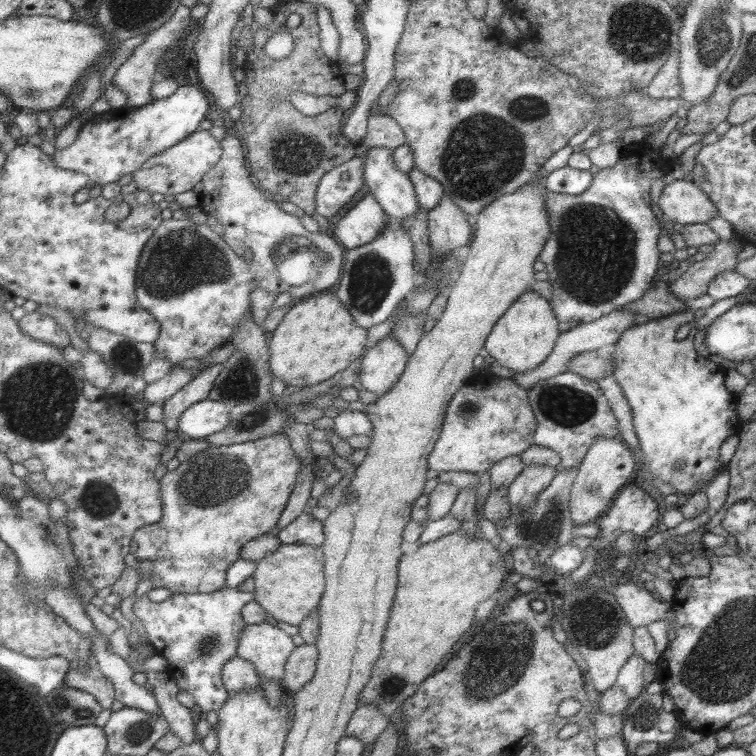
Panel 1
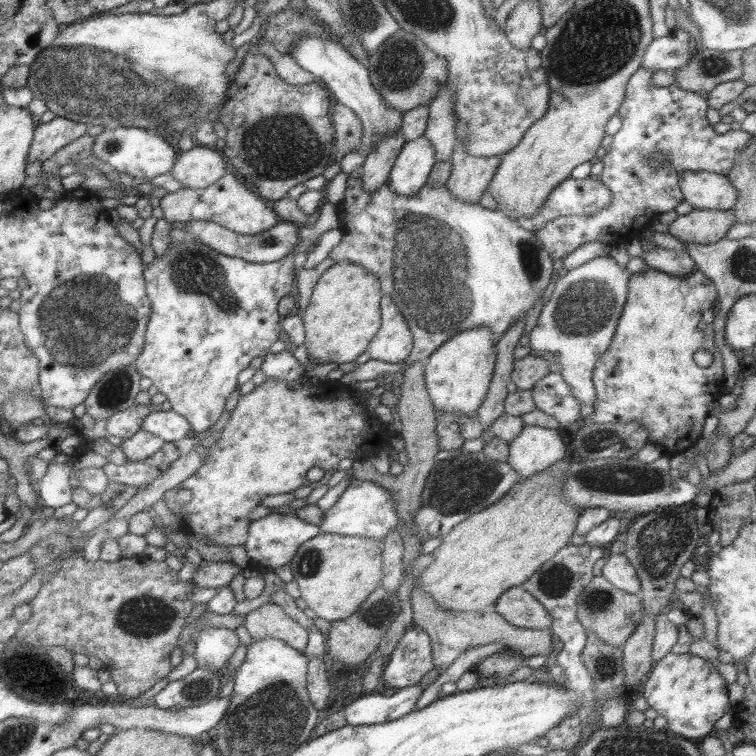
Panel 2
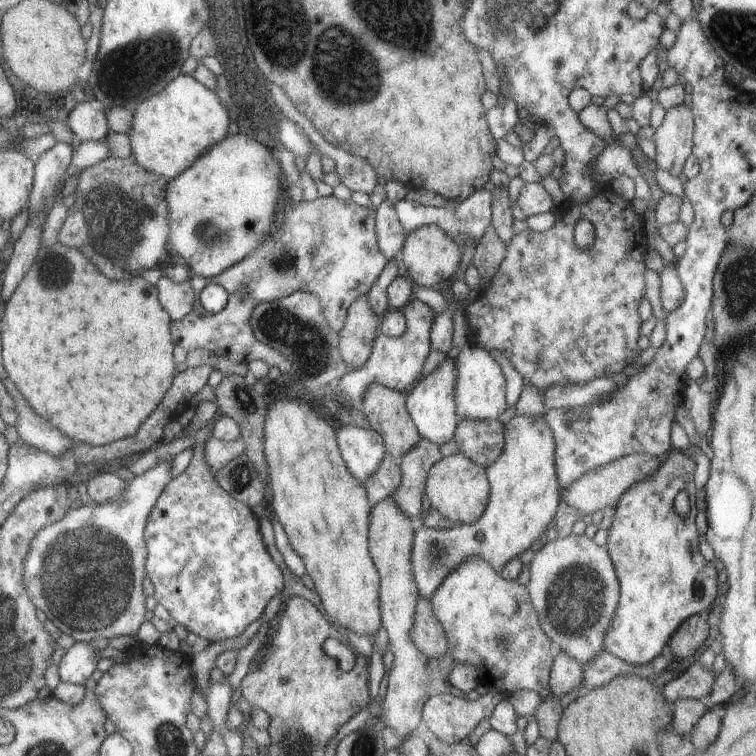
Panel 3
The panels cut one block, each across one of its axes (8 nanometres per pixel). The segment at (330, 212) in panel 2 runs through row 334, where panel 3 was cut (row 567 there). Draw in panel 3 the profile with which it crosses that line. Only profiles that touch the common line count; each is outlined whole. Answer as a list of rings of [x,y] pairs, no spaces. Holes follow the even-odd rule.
[[[198,444],[198,446],[193,448],[192,460],[188,468],[185,468],[184,472],[181,472],[177,477],[172,478],[160,493],[156,504],[148,515],[144,538],[148,553],[145,569],[148,578],[150,578],[155,588],[154,598],[168,610],[170,616],[176,622],[182,624],[189,632],[198,634],[198,636],[202,636],[202,638],[206,638],[206,640],[210,640],[212,643],[241,636],[249,624],[252,624],[252,622],[258,620],[264,614],[266,604],[284,588],[282,570],[280,570],[272,556],[268,553],[264,540],[262,540],[262,535],[260,535],[259,517],[247,504],[236,500],[229,492],[226,492],[217,480],[213,478],[212,471],[204,460],[203,444]]]

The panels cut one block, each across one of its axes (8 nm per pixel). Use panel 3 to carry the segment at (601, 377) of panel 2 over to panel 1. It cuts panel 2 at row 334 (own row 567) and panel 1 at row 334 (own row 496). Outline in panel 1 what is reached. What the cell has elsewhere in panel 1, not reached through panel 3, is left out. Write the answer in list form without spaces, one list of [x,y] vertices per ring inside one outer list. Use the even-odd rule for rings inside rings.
[[[690,308],[659,319],[644,319],[621,332],[620,338],[615,342],[616,352],[611,354],[615,364],[612,375],[630,405],[633,427],[640,441],[640,470],[648,470],[658,480],[667,482],[671,490],[683,499],[693,494],[698,482],[710,482],[714,478],[713,474],[722,470],[725,465],[722,462],[720,465],[718,459],[720,446],[726,438],[738,434],[743,423],[737,413],[739,395],[726,389],[723,367],[698,354],[694,347],[694,336],[699,329],[698,321]],[[683,324],[690,324],[690,333],[683,340],[677,340],[676,331]],[[678,460],[685,464],[679,471],[674,469]]]

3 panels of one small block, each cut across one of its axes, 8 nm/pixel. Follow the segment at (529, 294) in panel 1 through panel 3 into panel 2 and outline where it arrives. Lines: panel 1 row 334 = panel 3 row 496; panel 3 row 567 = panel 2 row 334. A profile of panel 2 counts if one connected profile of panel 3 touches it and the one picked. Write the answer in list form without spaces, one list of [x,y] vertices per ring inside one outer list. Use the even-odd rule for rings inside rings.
[[[357,172],[348,179],[346,198],[340,204],[344,215],[344,220],[340,220],[344,223],[339,230],[343,237],[330,252],[332,264],[349,261],[376,274],[380,278],[382,294],[396,302],[414,338],[412,352],[405,361],[393,365],[371,358],[353,371],[344,373],[342,382],[346,385],[379,377],[389,380],[395,372],[404,372],[404,368],[412,362],[427,360],[450,336],[474,326],[490,328],[498,341],[512,322],[525,317],[536,300],[549,290],[553,261],[543,248],[537,232],[520,227],[503,211],[485,208],[479,203],[466,203],[454,197],[446,186],[433,188],[426,184],[417,194],[399,196],[386,182],[382,190],[368,193],[363,190]]]

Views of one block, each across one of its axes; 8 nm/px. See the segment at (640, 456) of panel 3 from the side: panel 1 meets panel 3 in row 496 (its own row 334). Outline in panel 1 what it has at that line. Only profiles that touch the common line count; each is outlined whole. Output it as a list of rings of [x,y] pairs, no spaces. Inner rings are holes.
[[[617,309],[596,320],[575,326],[566,332],[561,332],[558,335],[556,344],[554,345],[552,352],[548,355],[548,358],[546,358],[544,362],[541,362],[535,369],[515,373],[514,380],[521,387],[528,390],[529,388],[532,388],[534,384],[539,383],[540,380],[568,371],[568,363],[573,356],[576,356],[581,352],[597,351],[599,348],[602,348],[602,346],[607,344],[615,344],[620,338],[623,330],[630,328],[630,326],[635,325],[636,323],[642,322],[644,319],[646,318],[641,318],[640,316],[637,316],[637,314],[633,314],[633,312]]]

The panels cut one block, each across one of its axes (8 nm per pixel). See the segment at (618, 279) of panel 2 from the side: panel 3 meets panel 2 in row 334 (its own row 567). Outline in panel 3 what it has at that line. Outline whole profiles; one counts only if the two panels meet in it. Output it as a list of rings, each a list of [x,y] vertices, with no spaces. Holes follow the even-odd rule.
[[[572,534],[555,541],[544,540],[542,547],[535,552],[529,566],[531,577],[527,585],[528,592],[542,630],[553,642],[555,649],[567,652],[578,663],[585,665],[595,659],[598,651],[604,651],[603,636],[612,615],[618,606],[621,588],[614,563],[604,547],[599,547],[586,535]]]

